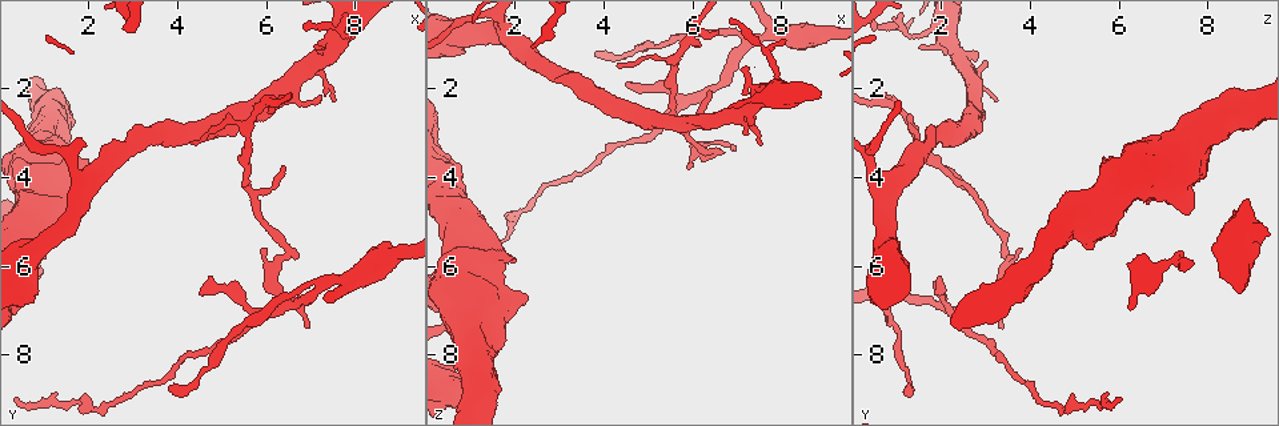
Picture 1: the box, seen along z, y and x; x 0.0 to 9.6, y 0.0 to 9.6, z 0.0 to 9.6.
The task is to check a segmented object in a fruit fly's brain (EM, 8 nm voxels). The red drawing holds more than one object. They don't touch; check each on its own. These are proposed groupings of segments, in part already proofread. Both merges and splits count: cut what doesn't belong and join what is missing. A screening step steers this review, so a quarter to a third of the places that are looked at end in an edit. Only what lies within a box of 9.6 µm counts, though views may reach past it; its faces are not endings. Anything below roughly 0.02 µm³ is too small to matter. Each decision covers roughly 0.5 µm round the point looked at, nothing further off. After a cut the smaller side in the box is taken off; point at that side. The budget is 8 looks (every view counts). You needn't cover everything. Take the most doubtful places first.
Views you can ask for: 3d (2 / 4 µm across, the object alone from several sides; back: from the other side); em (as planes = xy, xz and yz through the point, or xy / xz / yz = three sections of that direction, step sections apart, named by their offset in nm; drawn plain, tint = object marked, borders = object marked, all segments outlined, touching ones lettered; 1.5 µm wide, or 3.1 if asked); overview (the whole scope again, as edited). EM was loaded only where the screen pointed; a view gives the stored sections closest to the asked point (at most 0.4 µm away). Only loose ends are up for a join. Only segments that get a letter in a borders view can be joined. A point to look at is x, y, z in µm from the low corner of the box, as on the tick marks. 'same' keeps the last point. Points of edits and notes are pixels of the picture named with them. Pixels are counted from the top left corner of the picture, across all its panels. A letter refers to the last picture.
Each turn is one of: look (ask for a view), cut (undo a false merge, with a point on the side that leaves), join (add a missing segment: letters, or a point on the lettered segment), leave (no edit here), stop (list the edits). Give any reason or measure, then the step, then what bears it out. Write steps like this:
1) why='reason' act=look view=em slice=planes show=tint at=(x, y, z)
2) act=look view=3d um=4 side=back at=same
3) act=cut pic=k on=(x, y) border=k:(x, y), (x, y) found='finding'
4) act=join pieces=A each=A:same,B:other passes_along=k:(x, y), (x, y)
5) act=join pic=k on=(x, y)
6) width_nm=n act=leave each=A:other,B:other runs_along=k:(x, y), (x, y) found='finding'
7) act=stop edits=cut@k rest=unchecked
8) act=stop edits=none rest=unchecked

why='branch stops here' act=look view=3d um=2 at=(6.55, 2.10, 0.75)

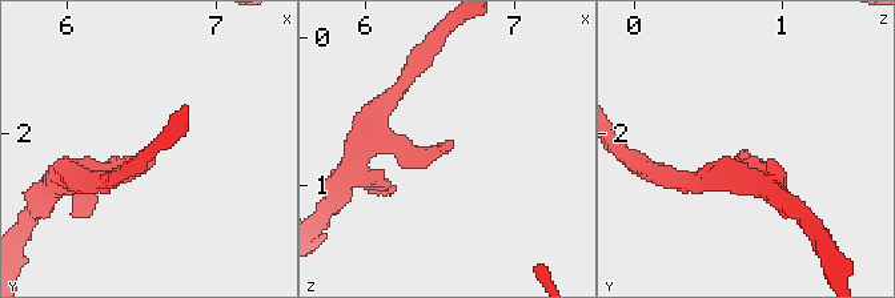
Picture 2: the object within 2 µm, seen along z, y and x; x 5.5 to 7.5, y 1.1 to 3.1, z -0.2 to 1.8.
act=look view=em slice=planes show=borders at=(6.56, 2.08, 0.76)

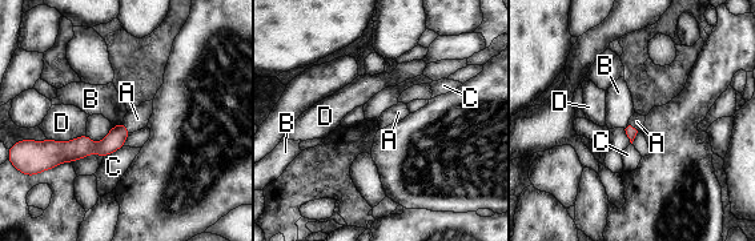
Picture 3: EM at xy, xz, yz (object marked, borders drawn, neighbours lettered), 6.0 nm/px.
act=join pieces=A each=A:same,B:other,C:other,D:other passes_along=3:(115, 140), (125, 127), (137, 119) found='it goes on there'

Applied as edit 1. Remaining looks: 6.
why='branch stops here' act=look view=3d um=2 at=(4.35, 3.30, 1.40)

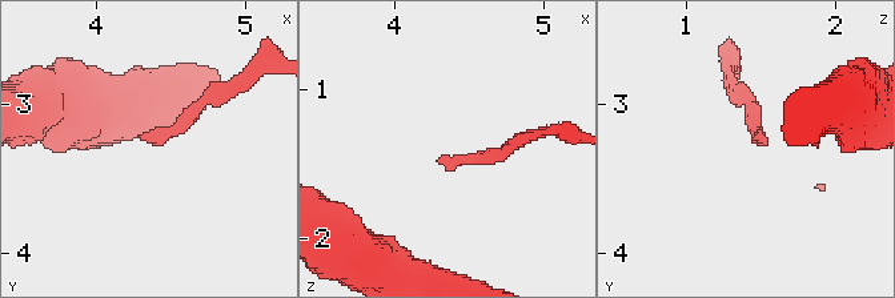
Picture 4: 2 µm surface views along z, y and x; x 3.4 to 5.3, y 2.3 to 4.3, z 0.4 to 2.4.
act=look view=em slice=yz step=8 show=borders at=(4.28, 3.22, 1.46)

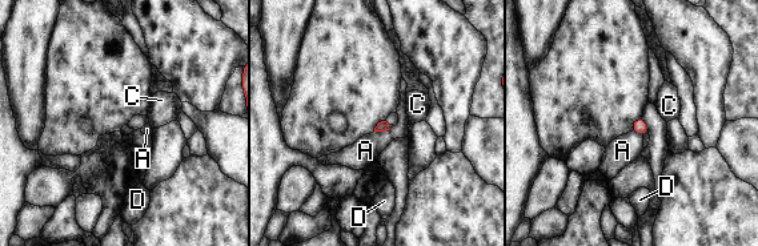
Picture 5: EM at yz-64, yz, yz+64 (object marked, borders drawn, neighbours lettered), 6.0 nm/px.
act=leave each=A:other,C:other,D:other border=5:(389, 128), (375, 132) found='no lettered segment goes on from it'

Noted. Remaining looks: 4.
why='branch stops here' act=look view=3d um=2 at=(1.00, 5.80, 7.45)

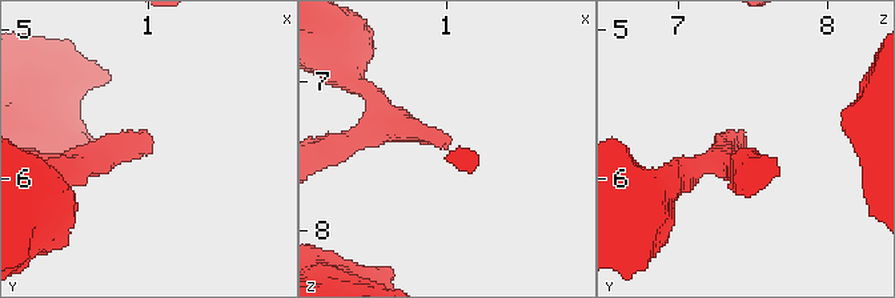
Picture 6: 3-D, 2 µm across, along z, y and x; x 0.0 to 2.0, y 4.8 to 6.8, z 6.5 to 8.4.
act=look view=em slice=xz step=4 show=borders at=(1.04, 5.84, 7.42)

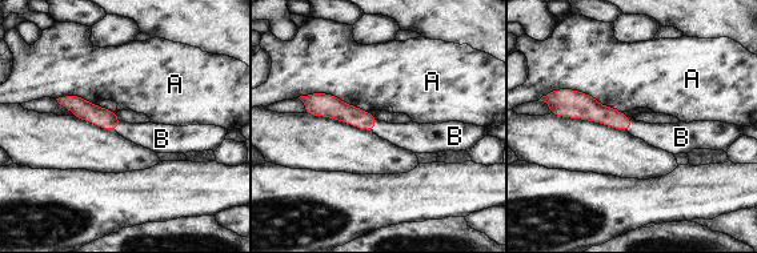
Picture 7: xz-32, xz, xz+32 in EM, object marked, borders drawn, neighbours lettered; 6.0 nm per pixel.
longest_contact=A:460nm act=join pieces=B each=A:other,B:same passes_along=7:(592, 111), (631, 124), (669, 137) found='the neuron continues'

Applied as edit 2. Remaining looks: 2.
act=stop edits=join@3,join@7 rest=unchecked

